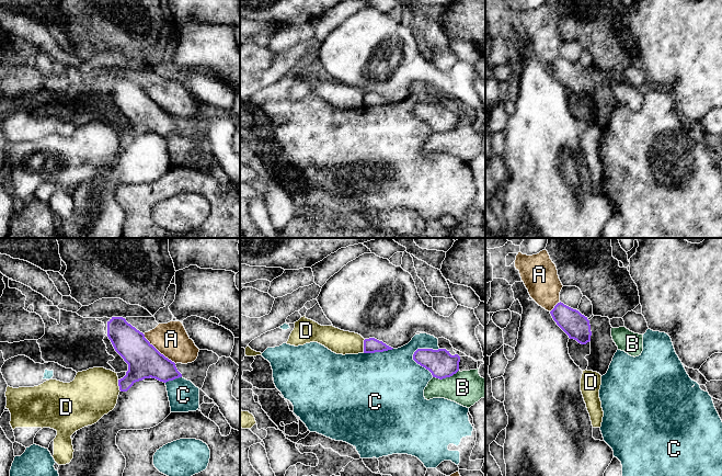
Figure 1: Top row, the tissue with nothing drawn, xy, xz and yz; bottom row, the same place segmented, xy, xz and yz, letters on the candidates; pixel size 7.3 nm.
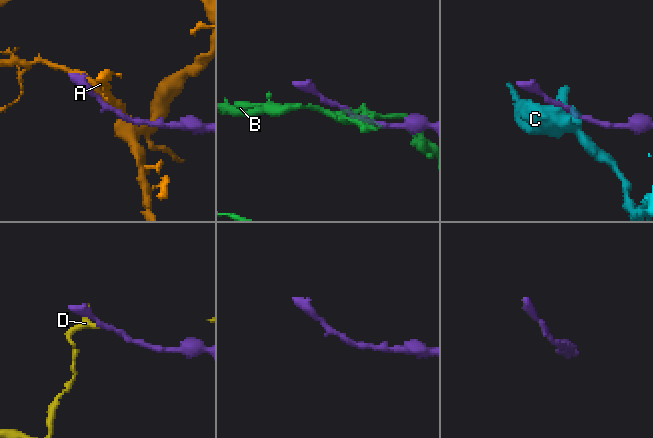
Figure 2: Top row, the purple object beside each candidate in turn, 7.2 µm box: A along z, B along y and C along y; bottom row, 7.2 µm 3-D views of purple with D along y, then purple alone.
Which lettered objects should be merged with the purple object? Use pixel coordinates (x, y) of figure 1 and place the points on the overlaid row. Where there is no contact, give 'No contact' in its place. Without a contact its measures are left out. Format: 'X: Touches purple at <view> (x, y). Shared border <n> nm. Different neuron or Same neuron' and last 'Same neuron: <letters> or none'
A: Touches purple at xy (158, 351). Shared border 340 nm. Different neuron
B: Touches purple at xz (445, 377). Shared border 200 nm. Different neuron
C: Touches purple at xz (419, 363). Shared border 240 nm. Different neuron
D: Touches purple at xz (364, 346). Shared border 110 nm. Different neuron
Same neuron: none

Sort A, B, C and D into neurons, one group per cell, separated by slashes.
A / B / C / D

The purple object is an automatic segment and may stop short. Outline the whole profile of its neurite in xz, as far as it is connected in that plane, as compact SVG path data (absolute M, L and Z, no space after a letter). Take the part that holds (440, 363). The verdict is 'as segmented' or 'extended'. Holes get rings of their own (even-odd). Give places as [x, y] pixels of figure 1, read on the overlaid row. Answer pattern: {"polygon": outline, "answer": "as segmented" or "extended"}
{"polygon": "M417 349L413 360L439 379L450 377L459 371L460 356L451 355L446 349Z", "answer": "as segmented"}

